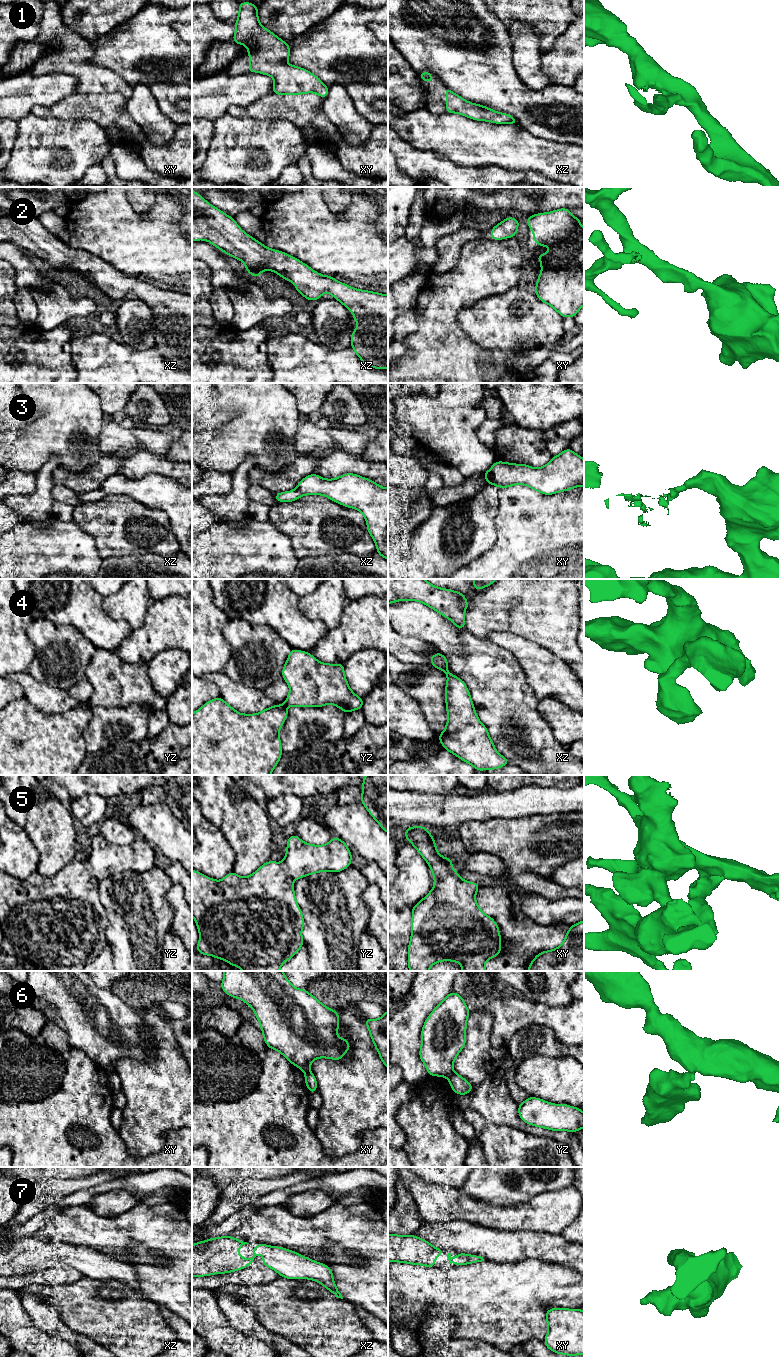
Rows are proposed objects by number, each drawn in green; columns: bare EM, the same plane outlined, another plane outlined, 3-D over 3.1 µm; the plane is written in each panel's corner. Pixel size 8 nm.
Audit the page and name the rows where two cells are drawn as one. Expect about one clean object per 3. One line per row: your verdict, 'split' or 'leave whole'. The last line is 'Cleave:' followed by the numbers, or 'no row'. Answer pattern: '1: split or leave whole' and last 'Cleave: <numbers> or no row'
1: leave whole
2: leave whole
3: split
4: split
5: leave whole
6: split
7: leave whole
Cleave: 3, 4, 6

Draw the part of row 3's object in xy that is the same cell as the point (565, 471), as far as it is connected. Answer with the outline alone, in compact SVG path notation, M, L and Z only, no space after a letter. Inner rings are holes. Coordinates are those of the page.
M570 448L543 467L495 461L491 467L498 488L526 485L544 495L584 486L584 459Z

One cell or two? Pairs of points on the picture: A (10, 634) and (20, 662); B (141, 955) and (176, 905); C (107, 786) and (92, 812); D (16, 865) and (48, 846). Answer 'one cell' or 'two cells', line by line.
A: one cell
B: two cells
C: two cells
D: two cells

